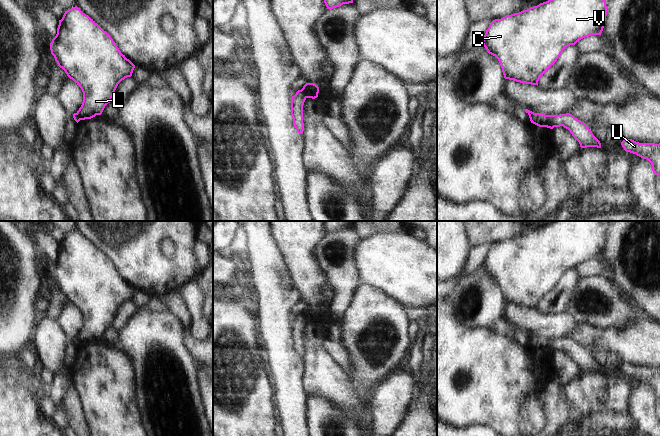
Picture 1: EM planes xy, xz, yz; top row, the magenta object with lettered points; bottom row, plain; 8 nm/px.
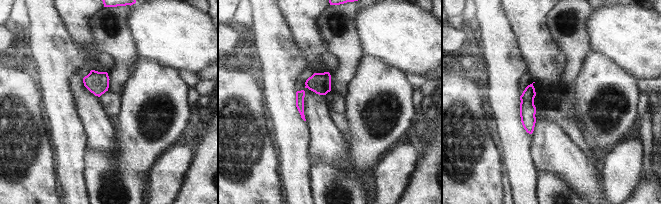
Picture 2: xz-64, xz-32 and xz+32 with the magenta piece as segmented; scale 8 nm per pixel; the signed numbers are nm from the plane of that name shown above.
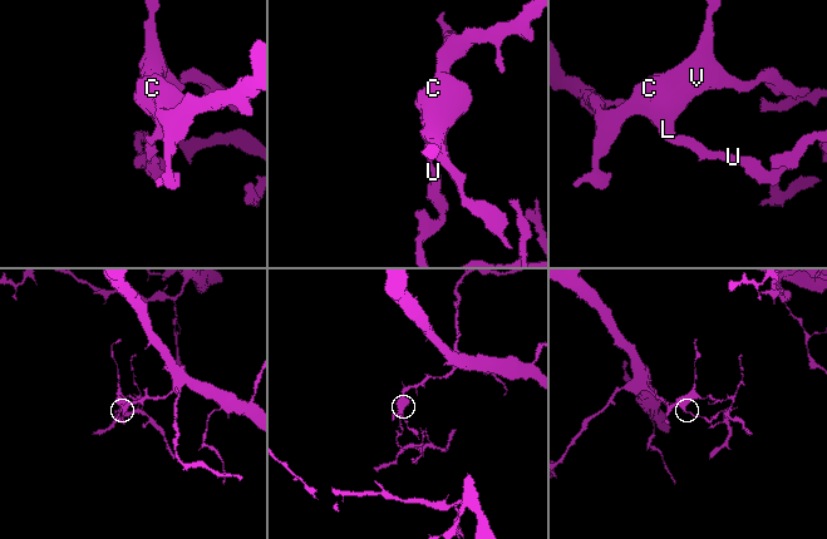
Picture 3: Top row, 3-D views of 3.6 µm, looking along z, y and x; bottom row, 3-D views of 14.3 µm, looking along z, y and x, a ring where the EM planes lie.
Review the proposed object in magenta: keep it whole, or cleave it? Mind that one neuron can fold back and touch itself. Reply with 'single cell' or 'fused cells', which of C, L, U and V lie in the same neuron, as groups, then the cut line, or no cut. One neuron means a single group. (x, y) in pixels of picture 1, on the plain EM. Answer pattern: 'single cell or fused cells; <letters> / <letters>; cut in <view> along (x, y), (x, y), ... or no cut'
fused cells; C L V / U; cut in xz along (300, 314), (307, 321)

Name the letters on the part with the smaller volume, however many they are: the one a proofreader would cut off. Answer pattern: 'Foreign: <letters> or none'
Foreign: U

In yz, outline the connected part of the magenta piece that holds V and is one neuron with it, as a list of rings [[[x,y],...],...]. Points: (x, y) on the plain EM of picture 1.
[[[553,221],[528,234],[493,244],[482,268],[498,283],[505,303],[538,310],[540,301],[566,271],[585,261],[601,259],[606,239],[606,224],[601,221]]]

